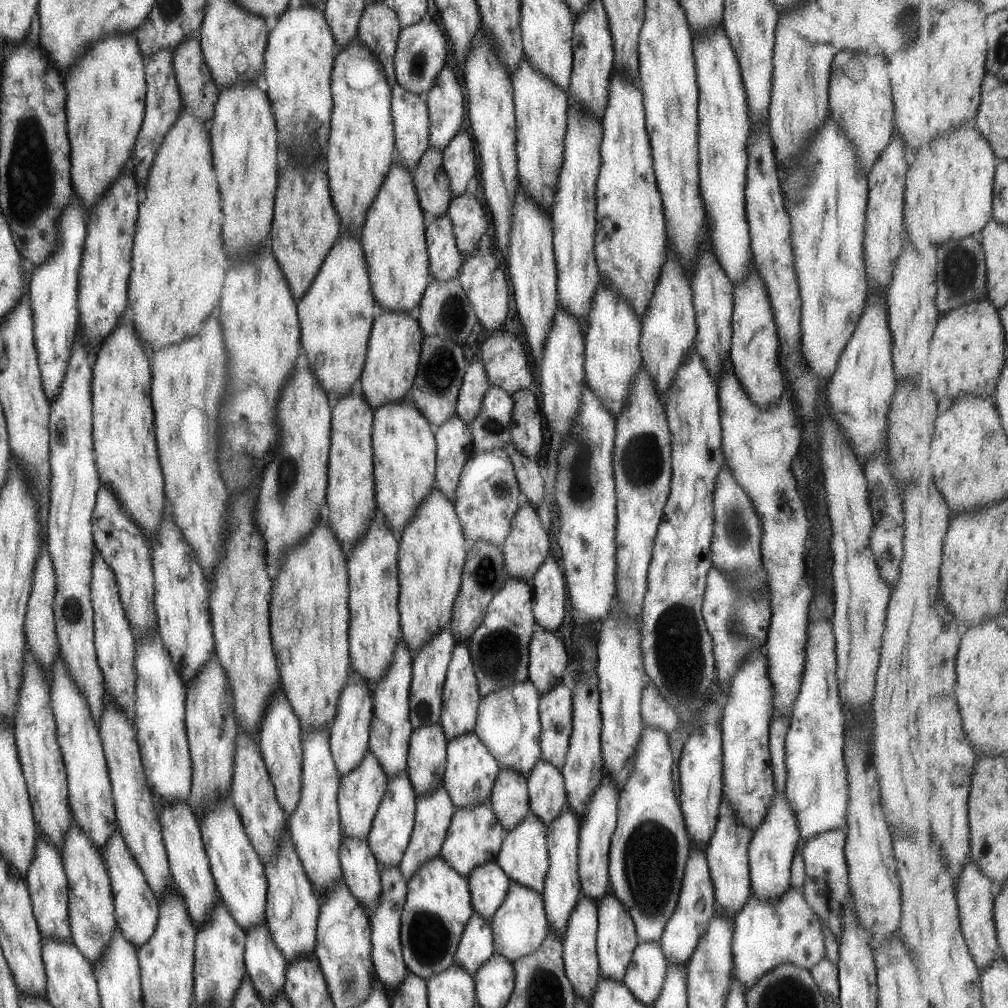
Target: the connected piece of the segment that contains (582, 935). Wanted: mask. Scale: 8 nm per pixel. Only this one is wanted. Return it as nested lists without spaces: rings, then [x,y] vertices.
[[[579,895],[579,900],[575,902],[573,910],[569,912],[567,918],[567,928],[565,928],[565,938],[562,942],[562,961],[565,976],[573,988],[574,996],[581,998],[583,1002],[590,1002],[593,990],[599,980],[598,958],[596,955],[596,906],[595,902],[587,896]]]

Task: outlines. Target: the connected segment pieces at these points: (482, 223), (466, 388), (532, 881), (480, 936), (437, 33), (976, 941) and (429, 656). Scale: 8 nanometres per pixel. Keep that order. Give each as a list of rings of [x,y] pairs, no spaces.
[[[466,193],[452,196],[448,204],[446,215],[453,226],[455,244],[462,262],[465,262],[467,256],[477,252],[479,240],[487,230],[488,213],[483,207],[475,195]]]
[[[473,356],[467,363],[465,374],[458,390],[455,414],[470,425],[481,408],[481,399],[489,386],[485,376],[485,366],[481,358]]]
[[[530,812],[513,830],[505,833],[505,838],[501,841],[501,848],[497,858],[495,858],[495,863],[497,863],[497,866],[501,868],[503,874],[507,876],[511,883],[527,886],[533,892],[542,894],[543,878],[545,878],[547,867],[549,866],[545,843],[545,828],[543,828],[541,820]]]
[[[471,913],[469,920],[465,922],[463,934],[456,946],[454,961],[461,966],[469,976],[477,972],[481,964],[485,964],[493,956],[493,939],[490,920],[483,916]]]
[[[438,20],[431,22],[416,22],[411,26],[400,28],[396,49],[393,57],[394,75],[396,83],[411,92],[424,97],[424,94],[433,88],[435,78],[439,76],[439,72],[443,70],[445,63],[445,54],[447,54],[447,37],[441,29]]]
[[[971,858],[965,864],[965,868],[959,876],[959,886],[956,888],[963,936],[966,936],[971,956],[974,956],[975,964],[977,964],[979,972],[983,974],[983,970],[987,970],[1000,955],[998,953],[1000,947],[998,928],[995,922],[995,895],[997,891],[993,882],[981,872],[981,868]]]
[[[448,627],[439,630],[436,634],[425,642],[417,652],[412,655],[411,680],[409,684],[409,722],[412,730],[423,726],[423,724],[435,724],[440,720],[440,706],[442,701],[442,688],[446,677],[446,670],[451,653],[455,644],[455,638],[451,636]]]

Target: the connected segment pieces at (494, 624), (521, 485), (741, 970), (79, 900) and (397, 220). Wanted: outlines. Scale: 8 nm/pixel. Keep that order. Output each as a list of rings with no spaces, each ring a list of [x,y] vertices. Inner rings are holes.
[[[508,577],[499,592],[496,592],[487,604],[485,616],[473,631],[467,644],[471,652],[480,698],[485,698],[489,692],[528,679],[528,646],[536,627],[532,613],[530,585],[523,580]]]
[[[513,450],[508,455],[514,468],[518,489],[525,495],[529,504],[533,504],[537,508],[544,496],[543,479],[539,475],[539,465],[537,465],[534,458],[523,456],[517,450]]]
[[[787,886],[779,900],[759,900],[749,893],[745,904],[733,916],[731,938],[732,979],[747,992],[769,970],[791,964],[810,971],[825,956],[820,919],[798,889]]]
[[[73,819],[63,834],[60,857],[68,884],[67,914],[71,941],[89,964],[95,964],[117,926],[110,880],[100,852]]]
[[[393,159],[375,200],[365,213],[358,241],[365,256],[367,276],[373,300],[383,311],[408,313],[419,304],[430,279],[428,252],[424,232],[427,221],[417,200],[412,171]]]

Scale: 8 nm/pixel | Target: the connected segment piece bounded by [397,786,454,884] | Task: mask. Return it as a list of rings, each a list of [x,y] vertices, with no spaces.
[[[444,786],[435,788],[431,794],[427,796],[419,796],[415,799],[414,821],[412,831],[409,837],[409,842],[403,851],[401,860],[397,868],[405,880],[405,884],[413,878],[413,872],[425,864],[431,858],[437,858],[439,849],[441,848],[443,840],[445,840],[445,832],[449,826],[451,817],[453,816],[453,804],[449,800],[449,794]]]

